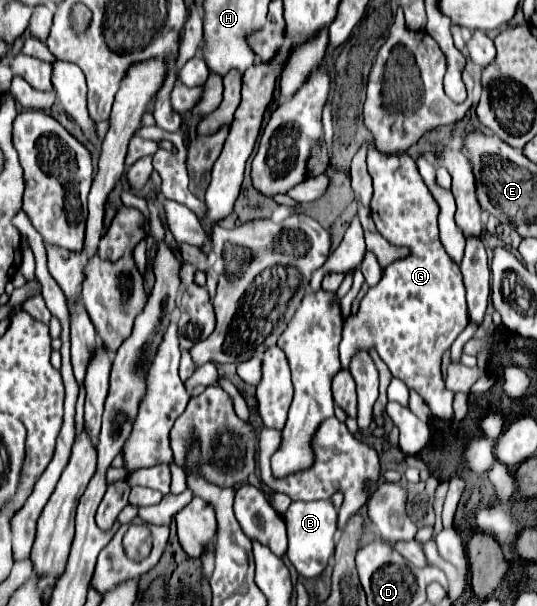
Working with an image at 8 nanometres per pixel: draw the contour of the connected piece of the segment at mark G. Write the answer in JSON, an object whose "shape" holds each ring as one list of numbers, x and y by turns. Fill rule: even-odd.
{"shape":[[376,148,368,150,368,172,374,182,374,196,372,196,372,220,378,232,394,246,404,246,410,250,408,256,394,260,390,266,384,268,382,280,366,292,360,302,360,310,356,316,350,316,344,324,342,342,340,342,340,360,342,366,348,368,350,358,354,356,356,348,370,350,376,346,380,358,386,362,394,378,400,378,408,388,414,388,424,402,430,406,432,416,438,420,454,420,454,392,446,388,440,362,442,354,452,346,458,334,468,326,468,306,466,306,466,288,460,280,458,264,446,254,444,246,438,238,438,202,434,200,432,192,424,184,422,176,418,174,416,162,406,152,396,154,382,154]]}

